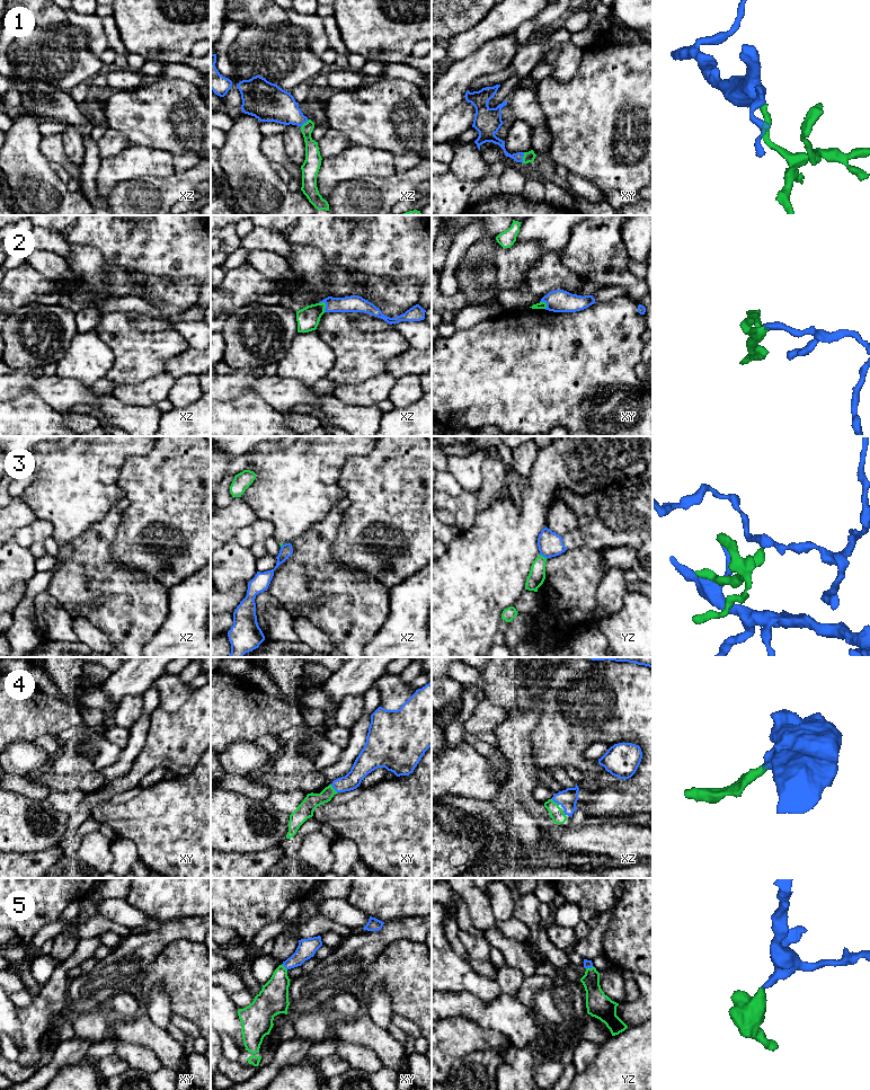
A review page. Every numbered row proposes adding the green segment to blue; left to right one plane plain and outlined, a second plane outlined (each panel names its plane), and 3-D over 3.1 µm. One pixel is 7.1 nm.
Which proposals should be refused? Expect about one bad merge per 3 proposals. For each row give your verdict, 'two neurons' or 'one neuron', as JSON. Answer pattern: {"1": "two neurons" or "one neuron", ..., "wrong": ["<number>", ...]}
{"1": "one neuron", "2": "one neuron", "3": "two neurons", "4": "one neuron", "5": "one neuron", "wrong": ["3"]}

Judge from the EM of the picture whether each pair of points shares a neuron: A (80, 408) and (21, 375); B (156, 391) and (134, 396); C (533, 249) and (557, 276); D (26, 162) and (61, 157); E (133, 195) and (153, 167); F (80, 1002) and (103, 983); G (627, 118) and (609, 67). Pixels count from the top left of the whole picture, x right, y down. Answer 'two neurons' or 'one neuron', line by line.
A: two neurons
B: one neuron
C: two neurons
D: two neurons
E: two neurons
F: one neuron
G: one neuron

